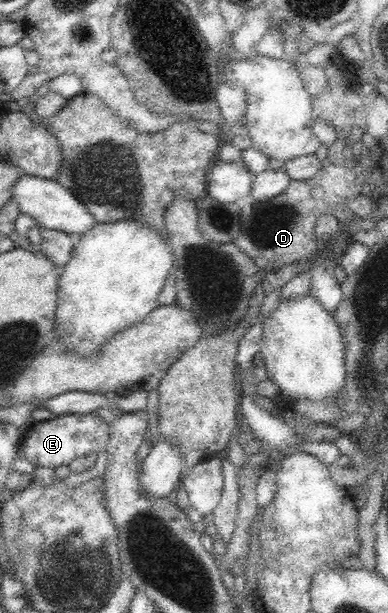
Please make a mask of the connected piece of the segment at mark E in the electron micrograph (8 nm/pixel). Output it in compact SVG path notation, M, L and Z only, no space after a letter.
M95 413L59 415L49 421L37 419L31 424L22 435L18 450L35 467L41 465L54 469L59 465L69 465L72 459L87 453L104 451L108 437L108 423Z

